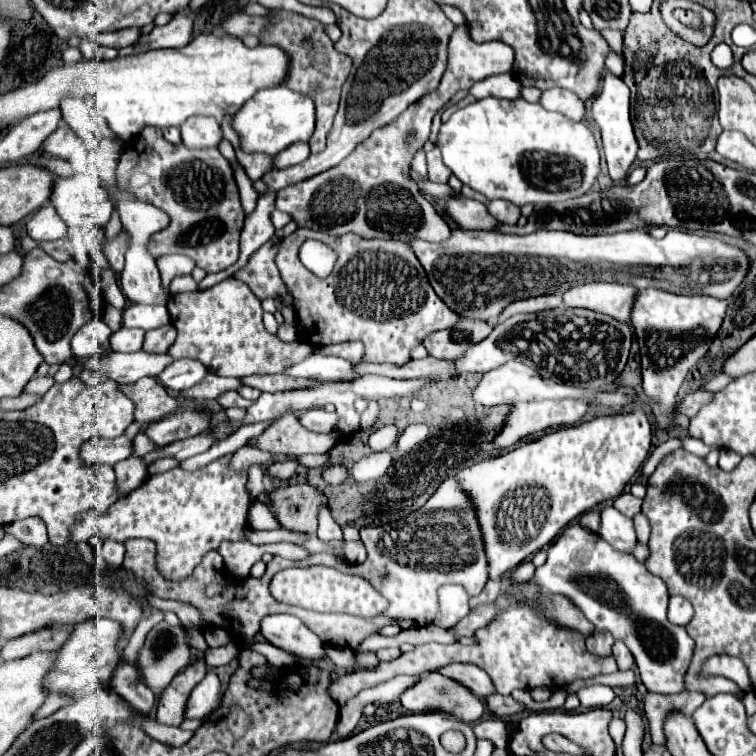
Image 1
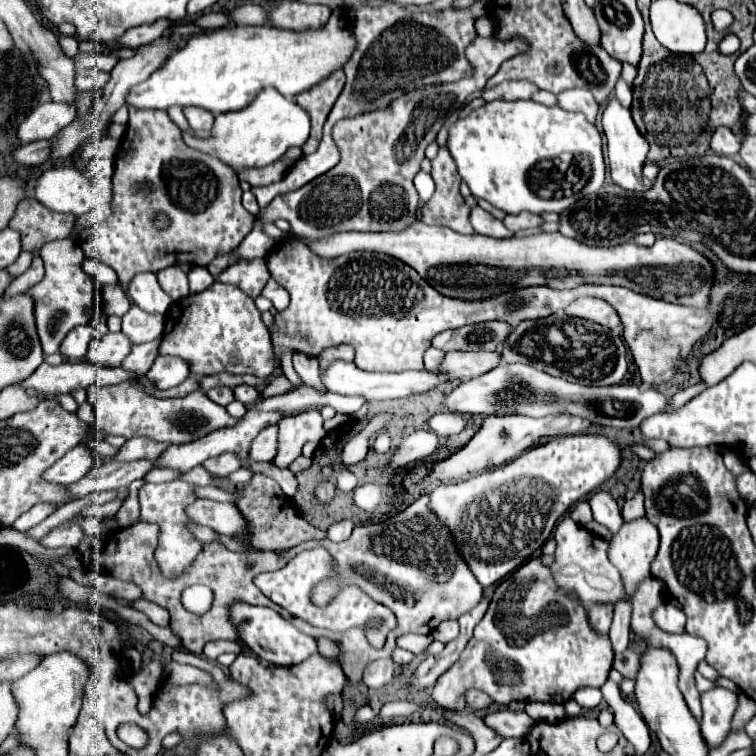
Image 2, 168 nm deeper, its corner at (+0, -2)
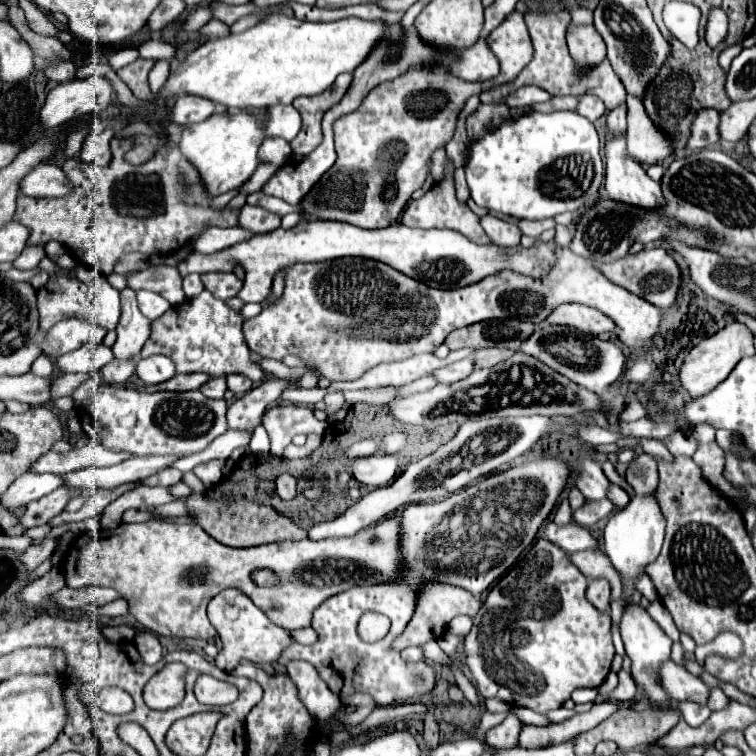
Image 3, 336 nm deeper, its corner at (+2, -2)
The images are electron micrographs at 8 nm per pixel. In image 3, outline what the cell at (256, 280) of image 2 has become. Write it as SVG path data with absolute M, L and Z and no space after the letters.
M222 272L202 274L202 284L218 300L228 300L228 298L236 296L240 292L240 288L242 288L242 282L232 272L226 272L226 274L222 274Z

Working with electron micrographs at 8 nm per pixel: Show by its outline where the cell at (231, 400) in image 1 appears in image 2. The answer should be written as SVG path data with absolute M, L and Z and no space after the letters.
M212 388L210 392L206 392L206 396L220 406L228 406L230 400L234 400L234 392L230 388Z

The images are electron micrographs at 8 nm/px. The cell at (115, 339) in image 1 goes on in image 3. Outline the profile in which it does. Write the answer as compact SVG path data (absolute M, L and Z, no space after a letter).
M84 344L82 348L70 352L70 354L64 354L56 360L60 372L64 374L70 374L70 372L76 372L76 374L88 374L88 372L96 372L100 370L102 366L106 366L110 360L112 360L112 350L106 348L104 344Z

